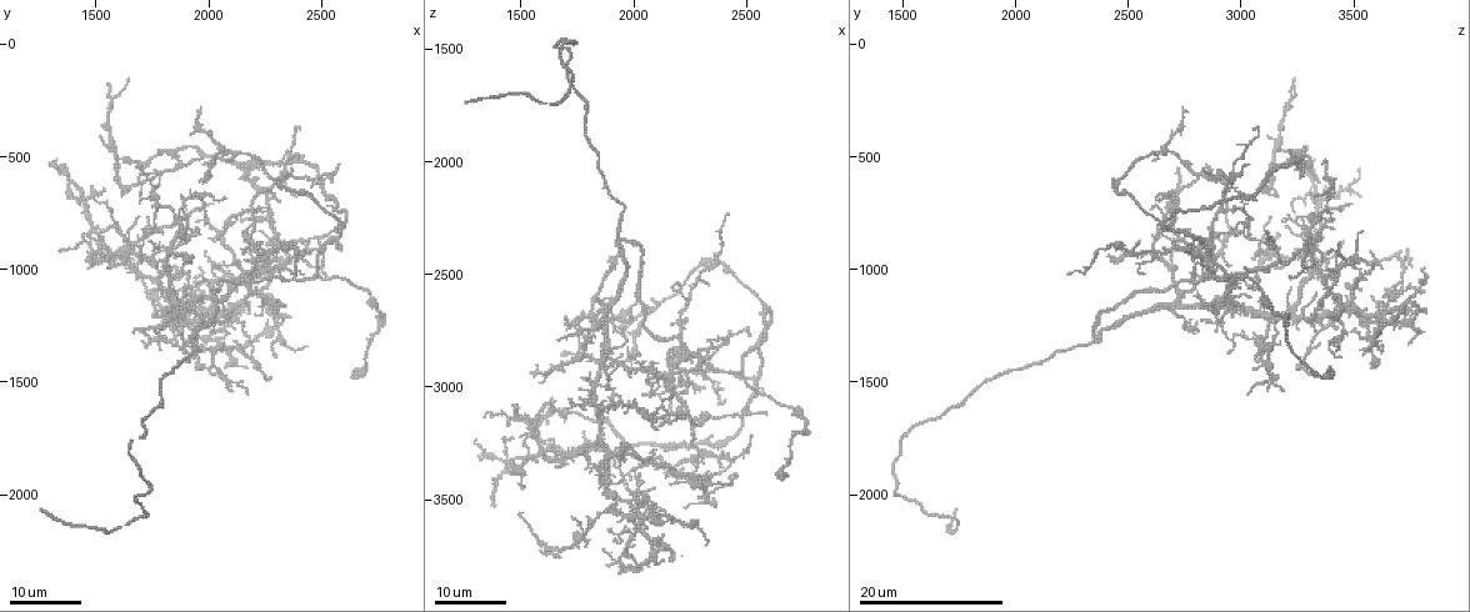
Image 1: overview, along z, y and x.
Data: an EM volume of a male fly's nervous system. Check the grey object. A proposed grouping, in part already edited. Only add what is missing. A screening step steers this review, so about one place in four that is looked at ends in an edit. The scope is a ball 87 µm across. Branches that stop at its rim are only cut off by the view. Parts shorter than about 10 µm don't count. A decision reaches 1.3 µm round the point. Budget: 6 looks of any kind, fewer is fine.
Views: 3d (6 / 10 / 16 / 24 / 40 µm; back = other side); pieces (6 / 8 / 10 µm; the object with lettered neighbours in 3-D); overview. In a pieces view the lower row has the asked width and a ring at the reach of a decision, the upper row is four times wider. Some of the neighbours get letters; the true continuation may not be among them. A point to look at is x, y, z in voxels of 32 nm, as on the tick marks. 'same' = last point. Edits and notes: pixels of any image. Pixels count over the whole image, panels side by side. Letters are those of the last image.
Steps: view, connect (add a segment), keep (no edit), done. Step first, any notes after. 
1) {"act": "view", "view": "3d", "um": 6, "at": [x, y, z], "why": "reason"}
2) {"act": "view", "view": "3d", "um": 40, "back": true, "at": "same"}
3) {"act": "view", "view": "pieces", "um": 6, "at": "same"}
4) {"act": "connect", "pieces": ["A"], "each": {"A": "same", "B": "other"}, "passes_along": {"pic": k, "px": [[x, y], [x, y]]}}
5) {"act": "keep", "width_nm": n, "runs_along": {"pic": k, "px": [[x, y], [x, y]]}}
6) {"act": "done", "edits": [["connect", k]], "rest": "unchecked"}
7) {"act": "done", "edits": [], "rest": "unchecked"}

{"act": "view", "view": "3d", "um": 16, "at": [1260, 2060, 1740], "why": "an open end"}

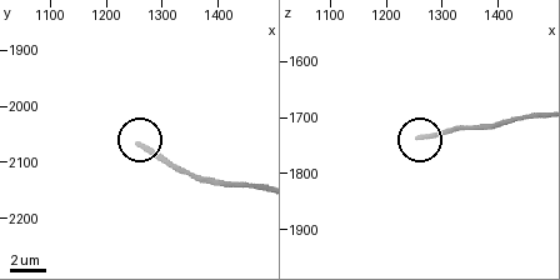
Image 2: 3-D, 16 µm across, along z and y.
{"act": "view", "view": "3d", "um": 6, "at": [1265, 2070, 1730], "why": "closer look"}

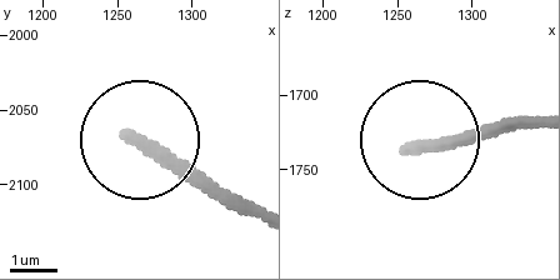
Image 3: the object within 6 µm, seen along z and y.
{"act": "view", "view": "pieces", "um": 8, "at": [1262, 2068, 1736], "why": "what lies round it"}

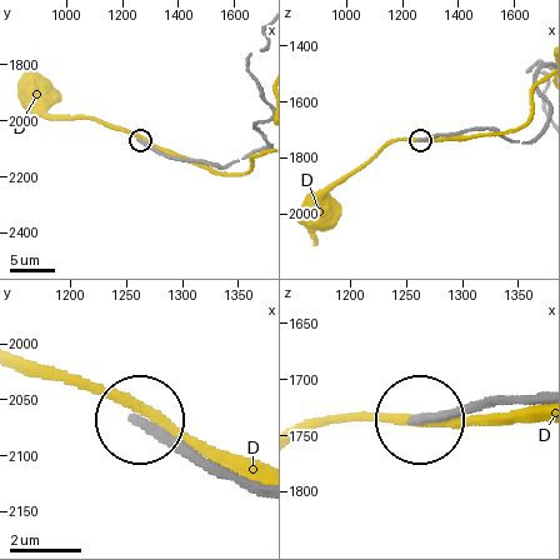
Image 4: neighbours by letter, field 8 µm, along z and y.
{"act": "keep", "each": {"D": "other"}, "runs_along": {"pic": 4, "px": [[256, 488], [203, 470], [143, 425]]}, "found": "no lettered segment goes on from it"}

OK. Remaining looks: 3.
{"act": "view", "view": "3d", "um": 24, "at": [1770, 480, 3200], "why": "an open end"}

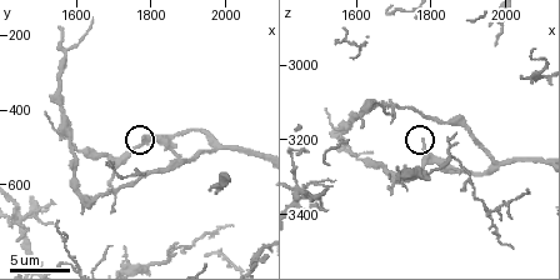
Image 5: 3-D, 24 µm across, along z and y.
{"act": "view", "view": "pieces", "um": 8, "at": [1780, 480, 3210], "why": "see the neighbours"}

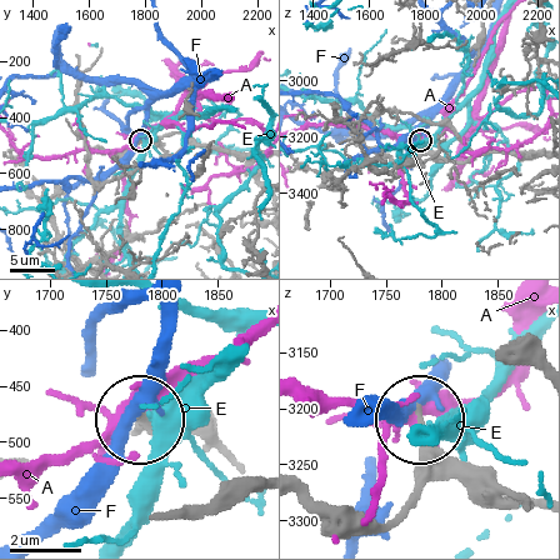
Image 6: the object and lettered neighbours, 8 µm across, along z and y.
{"act": "keep", "each": {"A": "other", "E": "other", "F": "other"}, "found": "none of them fits"}

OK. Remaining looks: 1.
{"act": "done", "edits": [], "rest": "unchecked"}

